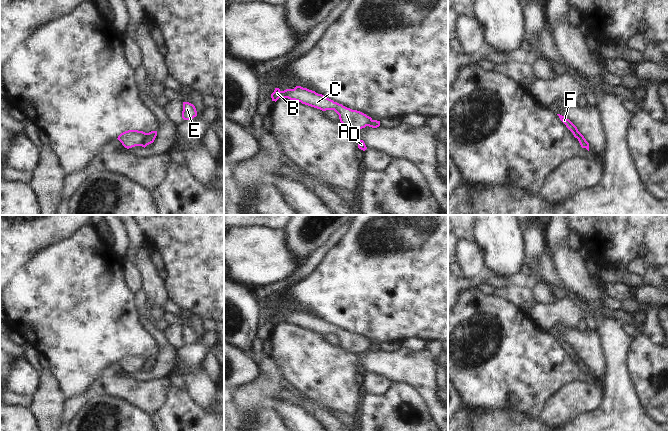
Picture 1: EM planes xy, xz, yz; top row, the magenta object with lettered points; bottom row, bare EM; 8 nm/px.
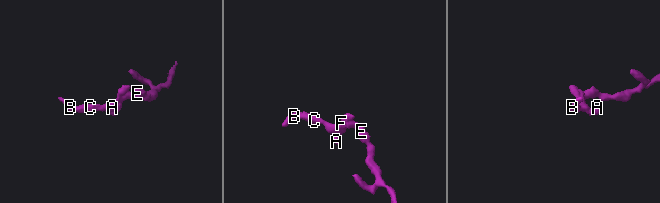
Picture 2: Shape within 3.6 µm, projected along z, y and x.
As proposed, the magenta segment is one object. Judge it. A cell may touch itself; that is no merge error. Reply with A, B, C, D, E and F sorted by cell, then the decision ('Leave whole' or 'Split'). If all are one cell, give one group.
Groups: A E / B C D F. Split

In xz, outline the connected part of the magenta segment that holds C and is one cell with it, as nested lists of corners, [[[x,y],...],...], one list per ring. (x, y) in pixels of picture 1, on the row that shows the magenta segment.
[[[296,86],[294,89],[286,89],[284,91],[275,88],[274,92],[271,94],[271,98],[272,101],[275,102],[279,98],[288,98],[322,111],[334,110],[339,115],[342,125],[353,130],[365,128],[372,121],[371,117],[360,111],[347,108],[322,94],[318,94],[315,91],[301,86]]]

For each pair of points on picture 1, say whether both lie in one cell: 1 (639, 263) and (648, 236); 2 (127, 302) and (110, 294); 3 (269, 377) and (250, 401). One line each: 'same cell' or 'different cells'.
1: different cells
2: same cell
3: same cell

